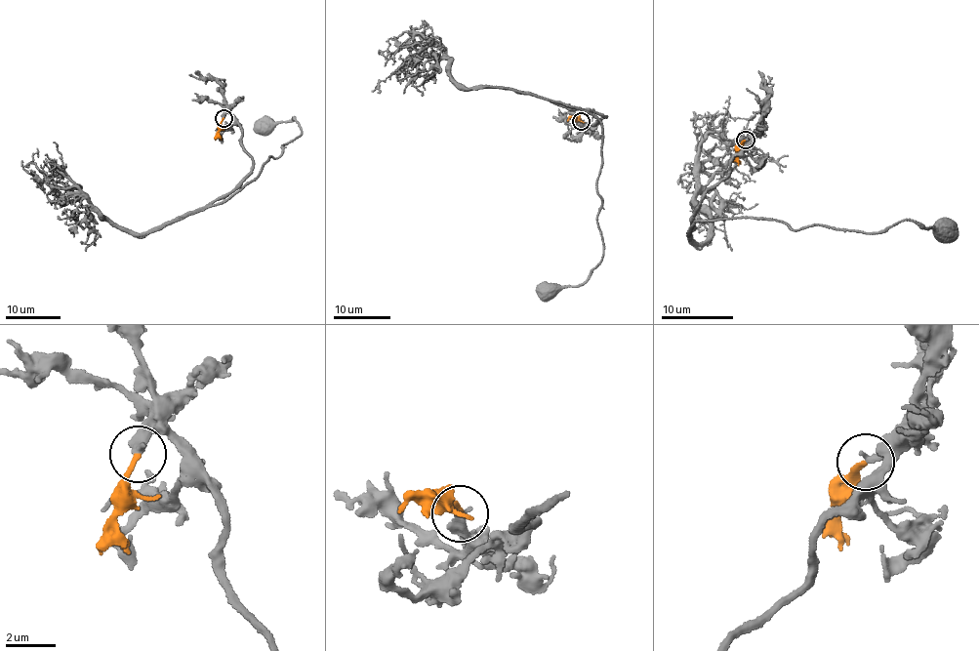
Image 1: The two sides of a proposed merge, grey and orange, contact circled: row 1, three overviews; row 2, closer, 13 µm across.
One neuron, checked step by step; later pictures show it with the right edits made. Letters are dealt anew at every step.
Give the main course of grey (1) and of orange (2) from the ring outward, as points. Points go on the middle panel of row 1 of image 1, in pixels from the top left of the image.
1: (581, 121), (591, 128), (605, 116), (591, 111), (602, 126), (596, 189), (603, 257), (580, 285), (544, 293)
2: (581, 121), (574, 117), (567, 121)

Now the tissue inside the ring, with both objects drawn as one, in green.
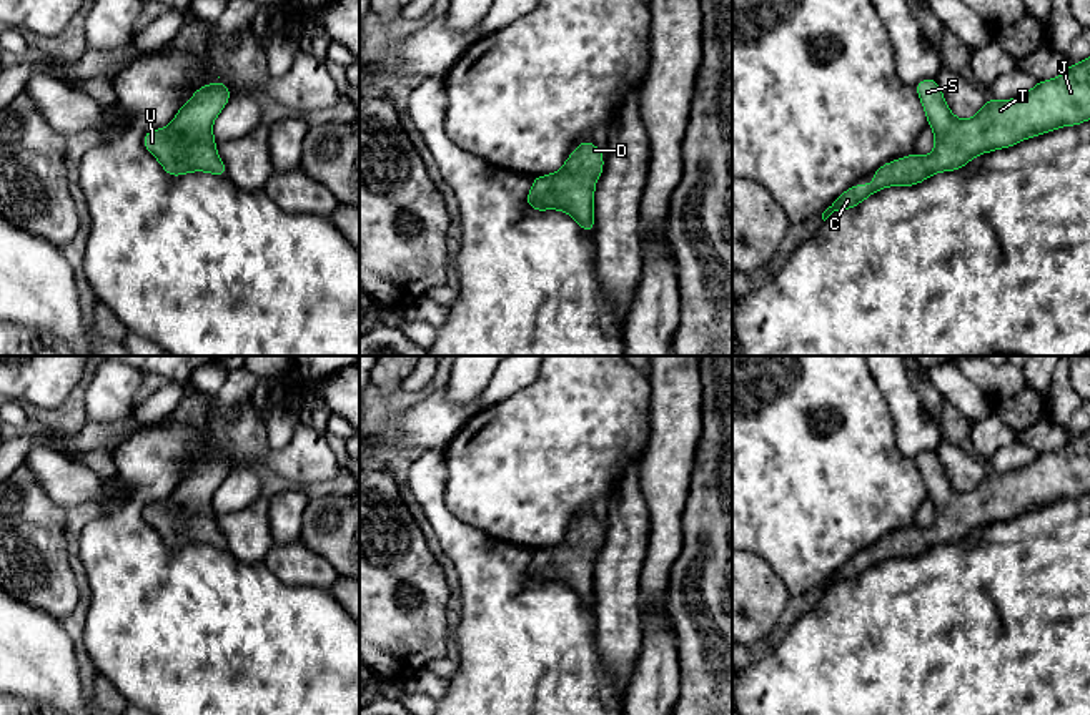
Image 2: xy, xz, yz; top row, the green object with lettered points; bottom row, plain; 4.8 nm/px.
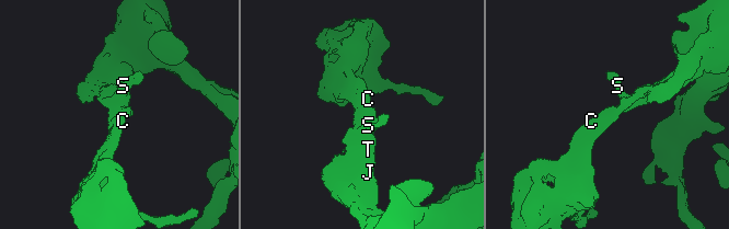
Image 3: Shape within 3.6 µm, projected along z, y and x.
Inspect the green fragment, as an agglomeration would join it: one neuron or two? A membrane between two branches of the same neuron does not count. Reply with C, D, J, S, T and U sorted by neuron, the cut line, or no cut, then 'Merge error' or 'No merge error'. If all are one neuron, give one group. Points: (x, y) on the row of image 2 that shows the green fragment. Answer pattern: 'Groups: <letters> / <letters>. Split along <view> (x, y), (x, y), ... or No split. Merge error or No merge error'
Groups: C D J S T U. No split. No merge error

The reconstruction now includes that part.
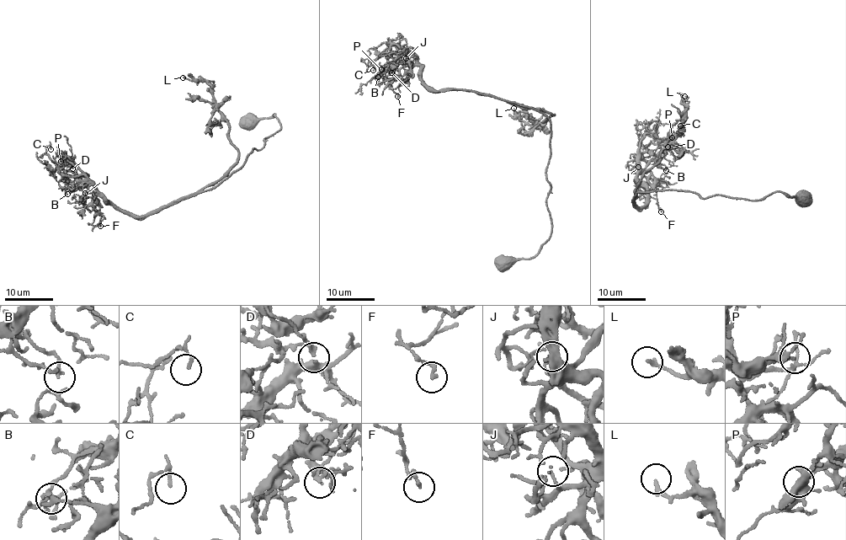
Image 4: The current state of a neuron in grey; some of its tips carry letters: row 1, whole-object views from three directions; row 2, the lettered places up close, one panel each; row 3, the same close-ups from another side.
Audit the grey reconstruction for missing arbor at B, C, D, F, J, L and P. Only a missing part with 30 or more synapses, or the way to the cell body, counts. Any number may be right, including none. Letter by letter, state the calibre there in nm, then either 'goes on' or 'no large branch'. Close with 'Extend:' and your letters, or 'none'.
B: 120 nm thick; no large branch
C: 120 nm thick; no large branch
D: 110 nm thick; no large branch
F: 170 nm thick; no large branch
J: 90 nm thick; no large branch
L: 180 nm thick; no large branch
P: 150 nm thick; no large branch
Extend: none

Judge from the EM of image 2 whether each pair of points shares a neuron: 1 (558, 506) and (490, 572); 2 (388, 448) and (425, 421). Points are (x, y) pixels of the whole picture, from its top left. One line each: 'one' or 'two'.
1: two
2: one

